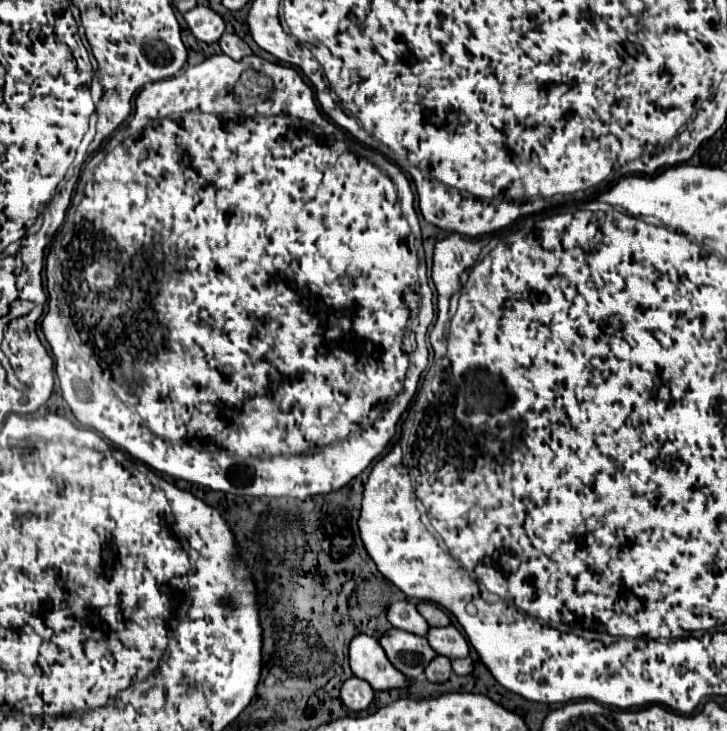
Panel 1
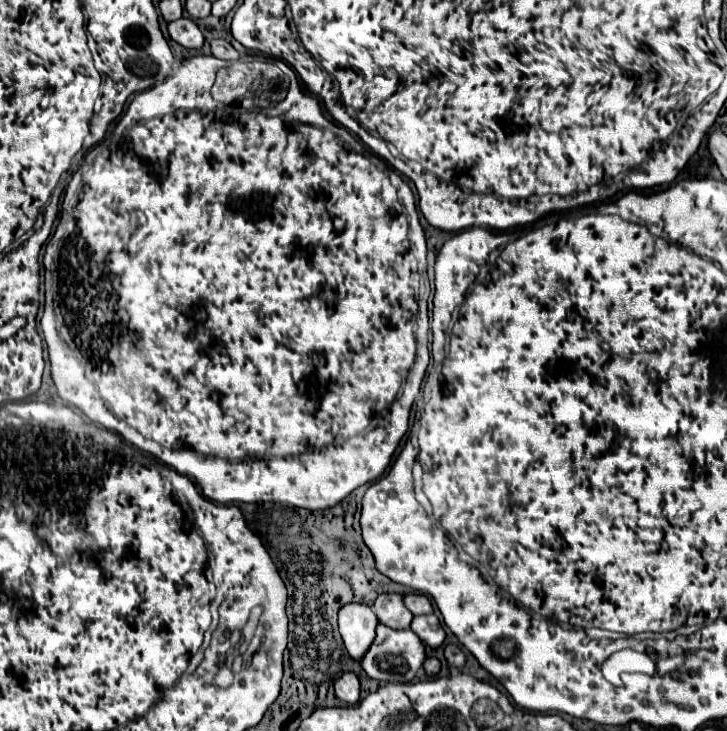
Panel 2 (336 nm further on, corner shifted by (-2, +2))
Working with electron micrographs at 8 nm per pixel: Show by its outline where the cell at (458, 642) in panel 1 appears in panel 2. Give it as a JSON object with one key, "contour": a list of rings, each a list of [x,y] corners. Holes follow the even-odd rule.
{"contour":[[[434,614],[414,616],[410,630],[422,640],[422,644],[426,644],[430,648],[438,648],[446,638],[446,634],[444,634],[444,630],[442,630],[442,626]]]}

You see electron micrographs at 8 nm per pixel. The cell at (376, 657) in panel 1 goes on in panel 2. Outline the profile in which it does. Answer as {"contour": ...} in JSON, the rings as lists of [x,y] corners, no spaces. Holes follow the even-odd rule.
{"contour":[[[352,602],[352,604],[346,604],[344,608],[340,608],[340,612],[338,612],[340,634],[342,634],[348,654],[354,660],[364,656],[364,652],[370,648],[370,644],[376,636],[376,632],[374,632],[376,624],[378,624],[378,618],[376,618],[374,610],[366,604]]]}

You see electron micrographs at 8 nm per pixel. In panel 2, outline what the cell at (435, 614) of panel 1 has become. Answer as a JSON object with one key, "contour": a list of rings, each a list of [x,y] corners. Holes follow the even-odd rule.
{"contour":[[[406,594],[404,596],[404,604],[406,604],[406,608],[414,616],[418,616],[418,614],[430,614],[432,612],[432,604],[430,604],[428,596],[424,596],[424,594]]]}

